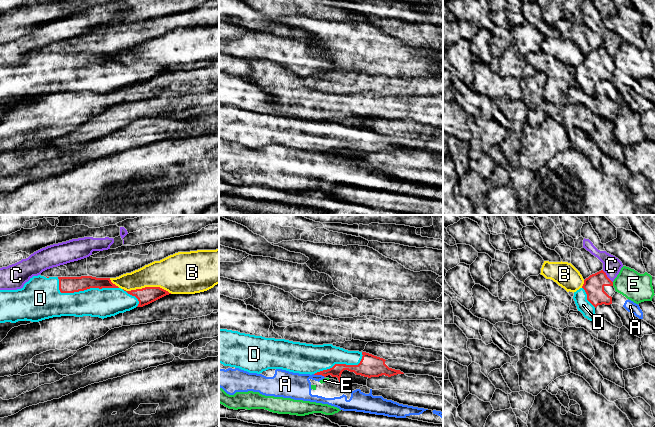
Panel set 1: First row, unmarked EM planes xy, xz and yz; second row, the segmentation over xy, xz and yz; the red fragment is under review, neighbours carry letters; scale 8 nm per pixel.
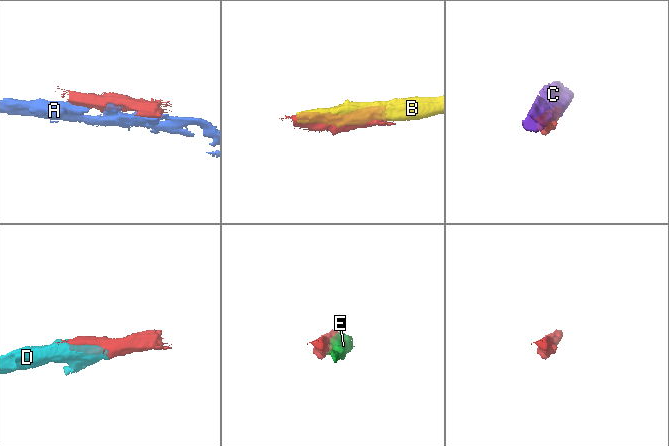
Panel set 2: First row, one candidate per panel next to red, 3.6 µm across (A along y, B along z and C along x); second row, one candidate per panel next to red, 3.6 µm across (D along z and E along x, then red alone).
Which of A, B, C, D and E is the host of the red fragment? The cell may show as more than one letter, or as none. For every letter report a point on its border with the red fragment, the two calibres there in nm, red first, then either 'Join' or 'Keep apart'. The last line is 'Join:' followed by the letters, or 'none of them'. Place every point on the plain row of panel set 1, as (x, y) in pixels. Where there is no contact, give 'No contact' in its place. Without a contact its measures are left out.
A: Touches red at xz (319, 150). Thickness 90 nm (red) against 220 nm. Keep apart
B: Touches red at xy (147, 63). Thickness 140 nm (red) against 300 nm. Keep apart
C: Touches red at yz (606, 52). Thickness 160 nm (red) against 140 nm. Keep apart
D: Touches red at xy (82, 66). Thickness 130 nm (red) against 240 nm. Join
E: Touches red at yz (612, 60). Thickness 160 nm (red) against 220 nm. Keep apart
Join: D

